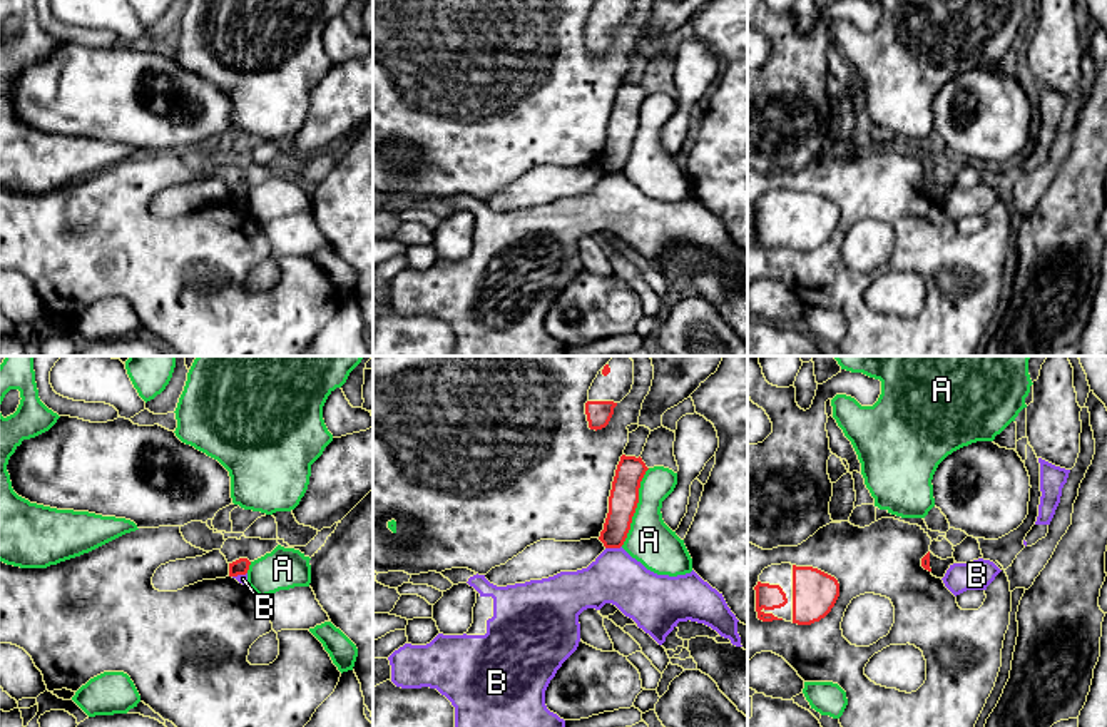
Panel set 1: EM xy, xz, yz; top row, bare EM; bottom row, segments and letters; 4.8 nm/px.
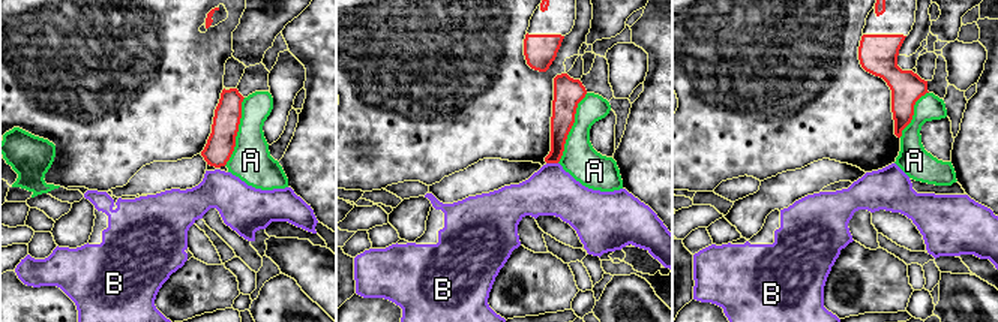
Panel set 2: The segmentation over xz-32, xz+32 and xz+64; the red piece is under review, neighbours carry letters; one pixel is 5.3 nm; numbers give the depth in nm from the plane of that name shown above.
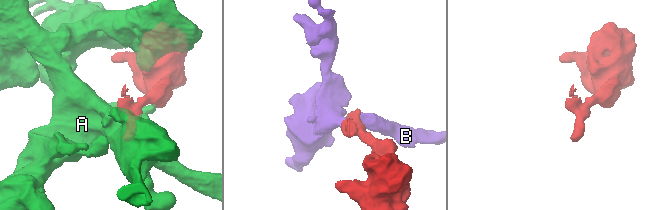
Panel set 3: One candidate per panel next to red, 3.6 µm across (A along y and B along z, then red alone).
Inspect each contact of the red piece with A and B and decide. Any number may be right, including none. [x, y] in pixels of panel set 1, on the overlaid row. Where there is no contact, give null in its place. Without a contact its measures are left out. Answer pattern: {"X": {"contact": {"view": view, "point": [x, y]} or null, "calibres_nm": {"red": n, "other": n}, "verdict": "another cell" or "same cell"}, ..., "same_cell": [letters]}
{"A": {"contact": {"view": "xz", "point": [636, 507]}, "calibres_nm": {"red": 140, "other": 220}, "verdict": "another cell"}, "B": {"contact": {"view": "xz", "point": [612, 547]}, "calibres_nm": {"red": 140, "other": 240}, "verdict": "another cell"}, "same_cell": []}

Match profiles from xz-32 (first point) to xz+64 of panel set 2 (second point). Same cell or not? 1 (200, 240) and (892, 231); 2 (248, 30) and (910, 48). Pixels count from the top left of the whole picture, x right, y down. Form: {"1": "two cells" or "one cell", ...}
{"1": "two cells", "2": "two cells"}

